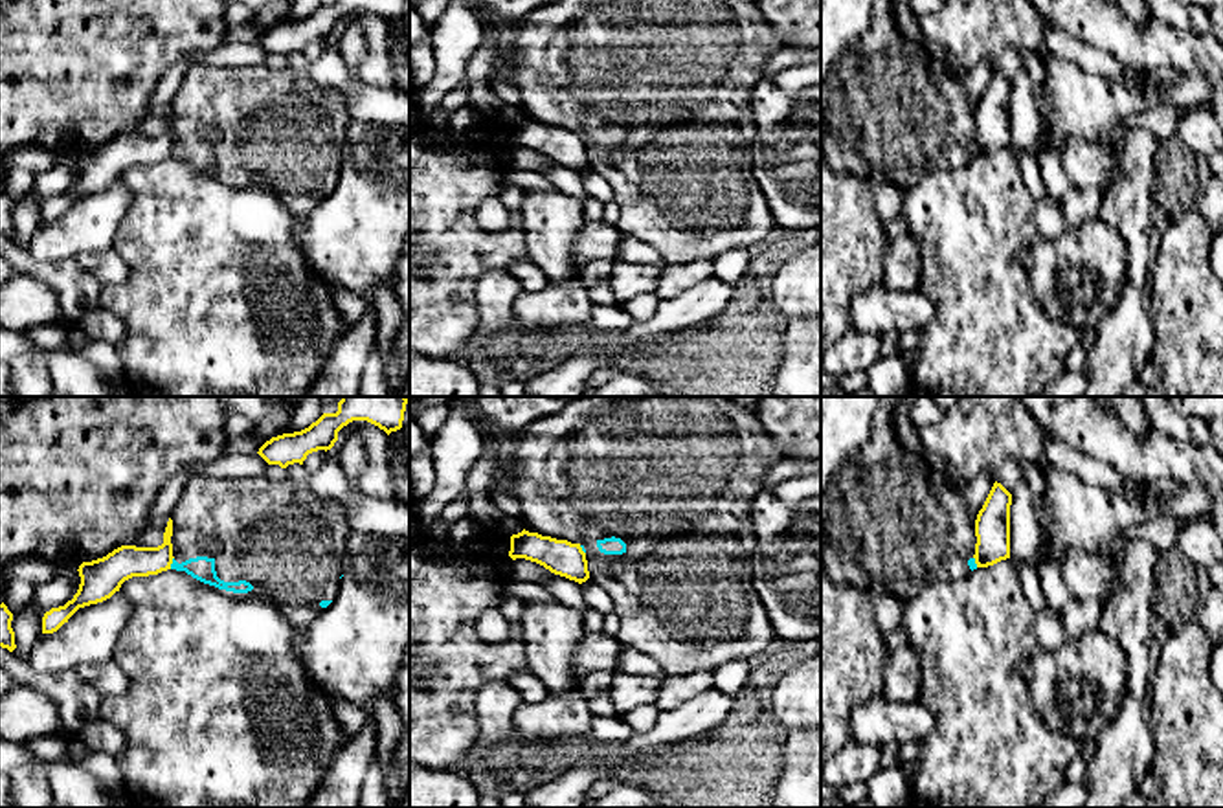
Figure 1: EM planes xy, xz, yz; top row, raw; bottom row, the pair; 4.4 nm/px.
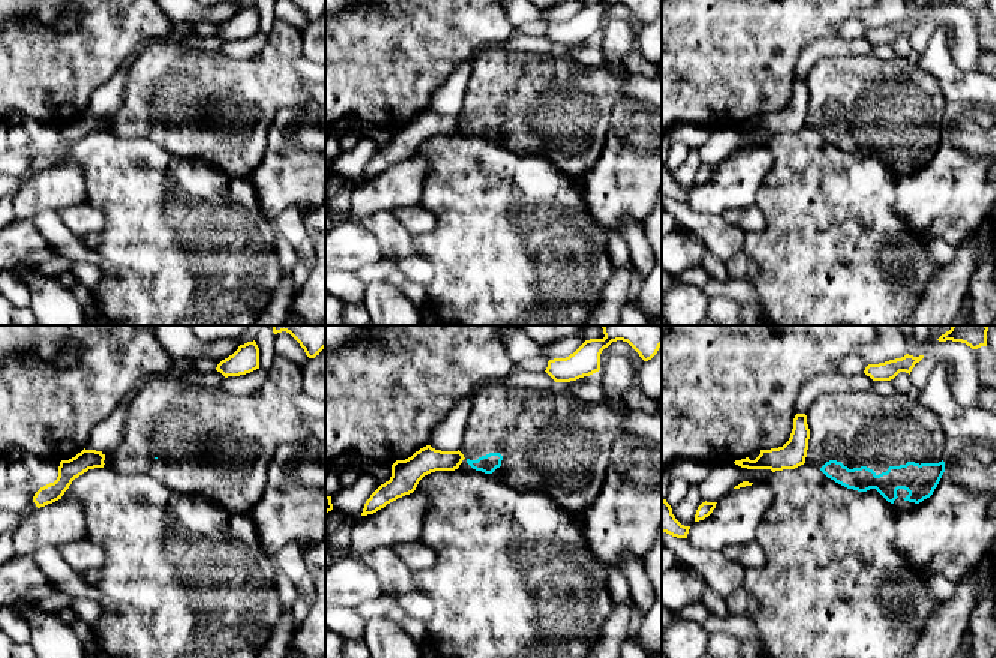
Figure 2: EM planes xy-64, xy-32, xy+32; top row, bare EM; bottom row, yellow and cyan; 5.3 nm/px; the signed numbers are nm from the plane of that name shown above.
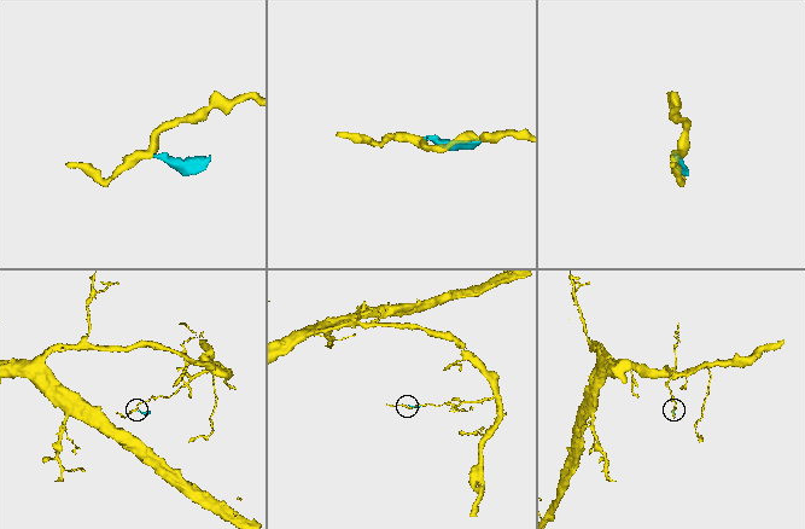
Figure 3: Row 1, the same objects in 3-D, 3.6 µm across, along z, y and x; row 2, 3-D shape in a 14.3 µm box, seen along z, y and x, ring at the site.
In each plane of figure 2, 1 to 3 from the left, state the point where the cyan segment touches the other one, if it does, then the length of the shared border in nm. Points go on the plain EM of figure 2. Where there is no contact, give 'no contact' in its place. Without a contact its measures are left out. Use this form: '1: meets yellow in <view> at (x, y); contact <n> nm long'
1: no contact
2: no contact
3: no contact

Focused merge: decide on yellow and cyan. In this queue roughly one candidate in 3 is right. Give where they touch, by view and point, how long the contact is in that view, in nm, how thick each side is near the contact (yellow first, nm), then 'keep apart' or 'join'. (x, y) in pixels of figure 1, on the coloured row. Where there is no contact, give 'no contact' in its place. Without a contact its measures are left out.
xy (171, 562) | 60 nm | 140/110 nm | keep apart

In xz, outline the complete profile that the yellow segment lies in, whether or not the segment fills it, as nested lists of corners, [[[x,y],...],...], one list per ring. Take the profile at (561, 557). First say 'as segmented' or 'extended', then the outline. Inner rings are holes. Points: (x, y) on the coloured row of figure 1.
as segmented; [[[523,529],[511,536],[509,556],[512,560],[525,558],[536,562],[551,573],[578,584],[589,578],[586,553],[580,544],[571,544],[567,540],[556,540]]]

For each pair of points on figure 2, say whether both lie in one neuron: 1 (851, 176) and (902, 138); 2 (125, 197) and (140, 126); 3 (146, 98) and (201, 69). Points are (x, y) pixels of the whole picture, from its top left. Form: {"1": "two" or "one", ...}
{"1": "two", "2": "two", "3": "one"}

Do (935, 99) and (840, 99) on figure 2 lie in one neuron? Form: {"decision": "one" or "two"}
{"decision": "one"}

